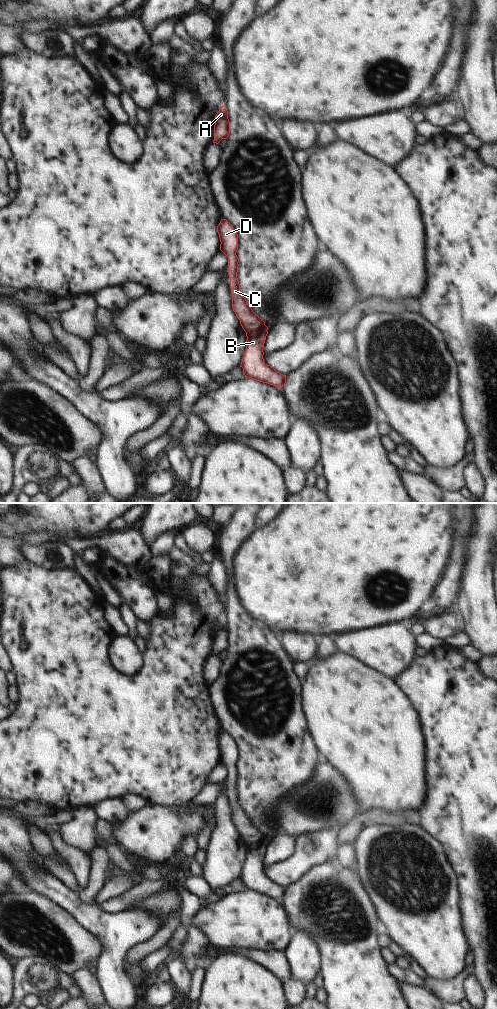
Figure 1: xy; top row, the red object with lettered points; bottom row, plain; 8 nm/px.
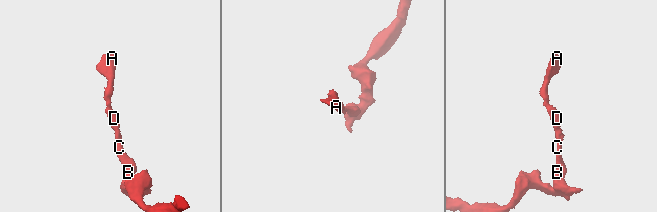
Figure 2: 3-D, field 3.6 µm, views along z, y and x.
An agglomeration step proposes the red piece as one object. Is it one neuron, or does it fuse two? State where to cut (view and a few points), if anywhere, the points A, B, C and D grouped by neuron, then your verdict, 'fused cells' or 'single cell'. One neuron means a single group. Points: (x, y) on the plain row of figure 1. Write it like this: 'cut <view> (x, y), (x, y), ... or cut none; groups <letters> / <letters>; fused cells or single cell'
cut none; groups A B C D; single cell

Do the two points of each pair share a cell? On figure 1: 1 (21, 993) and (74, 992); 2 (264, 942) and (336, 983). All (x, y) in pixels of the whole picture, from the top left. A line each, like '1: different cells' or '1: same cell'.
1: same cell
2: different cells

